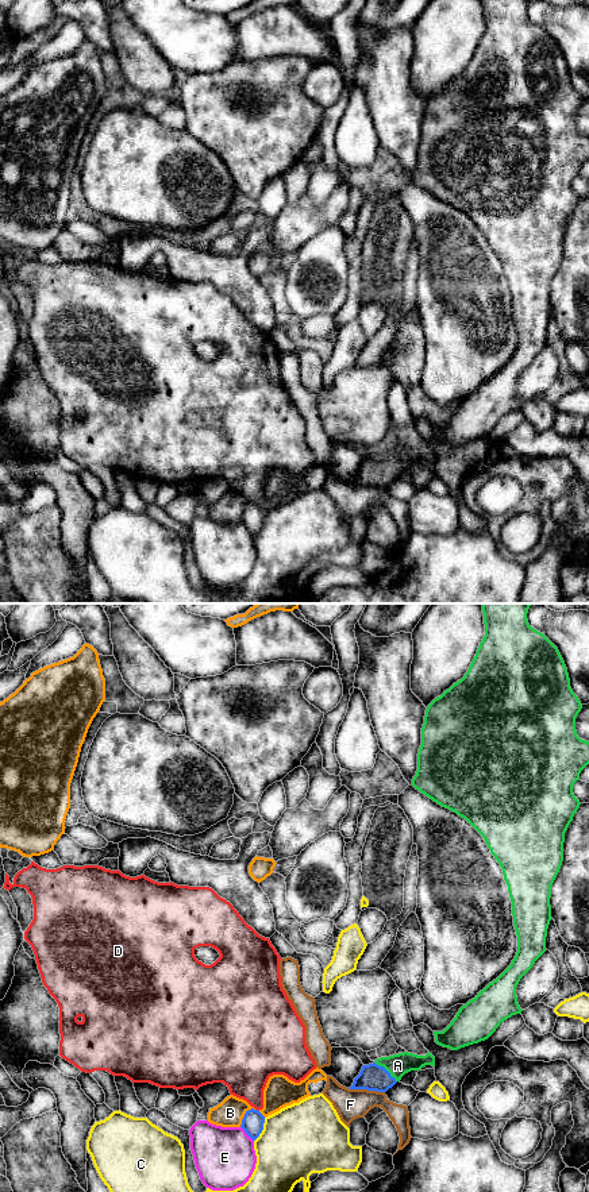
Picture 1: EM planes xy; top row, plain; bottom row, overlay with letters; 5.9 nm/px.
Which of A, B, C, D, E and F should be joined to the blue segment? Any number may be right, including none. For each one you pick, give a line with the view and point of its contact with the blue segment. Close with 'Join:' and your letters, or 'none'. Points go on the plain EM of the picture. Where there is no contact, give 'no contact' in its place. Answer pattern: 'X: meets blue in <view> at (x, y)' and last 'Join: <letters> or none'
A: meets blue in xy at (387, 466)
Join: A

